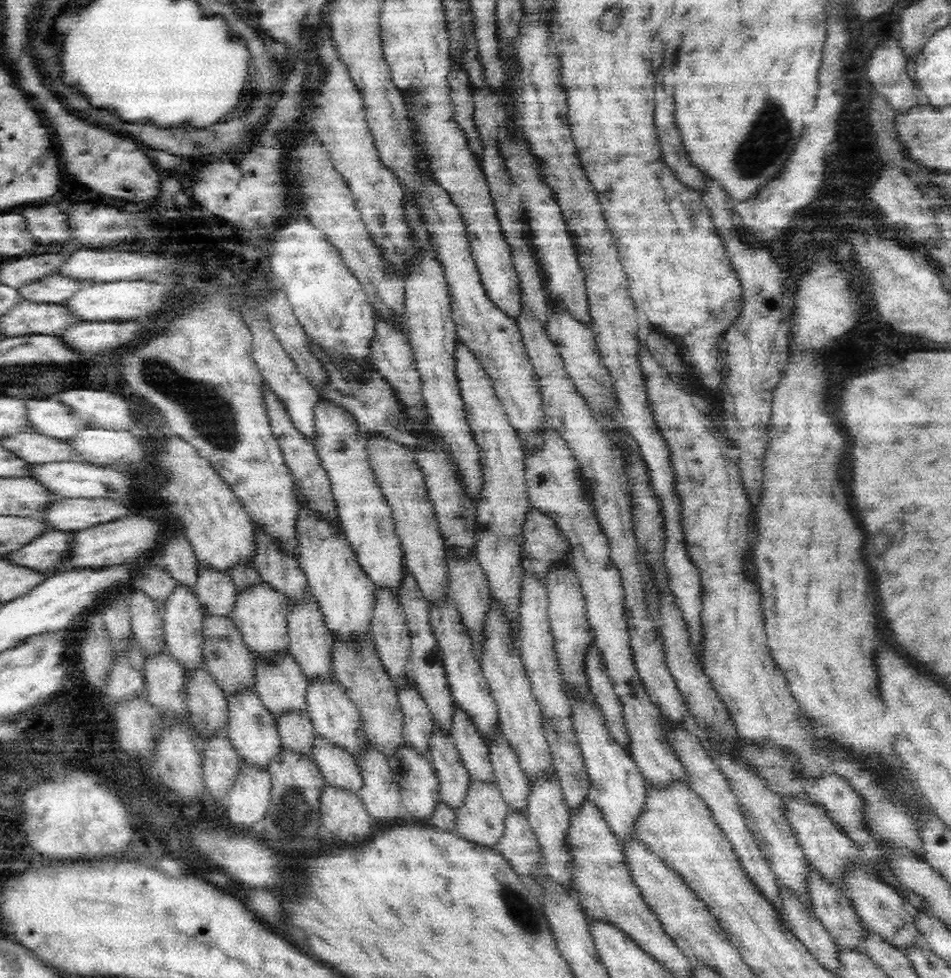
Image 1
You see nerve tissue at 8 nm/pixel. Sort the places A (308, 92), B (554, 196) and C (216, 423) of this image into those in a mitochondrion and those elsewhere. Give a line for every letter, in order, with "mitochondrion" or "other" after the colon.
A: other
B: other
C: mitochondrion

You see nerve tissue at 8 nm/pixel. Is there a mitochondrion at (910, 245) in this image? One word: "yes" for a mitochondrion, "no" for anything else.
no

